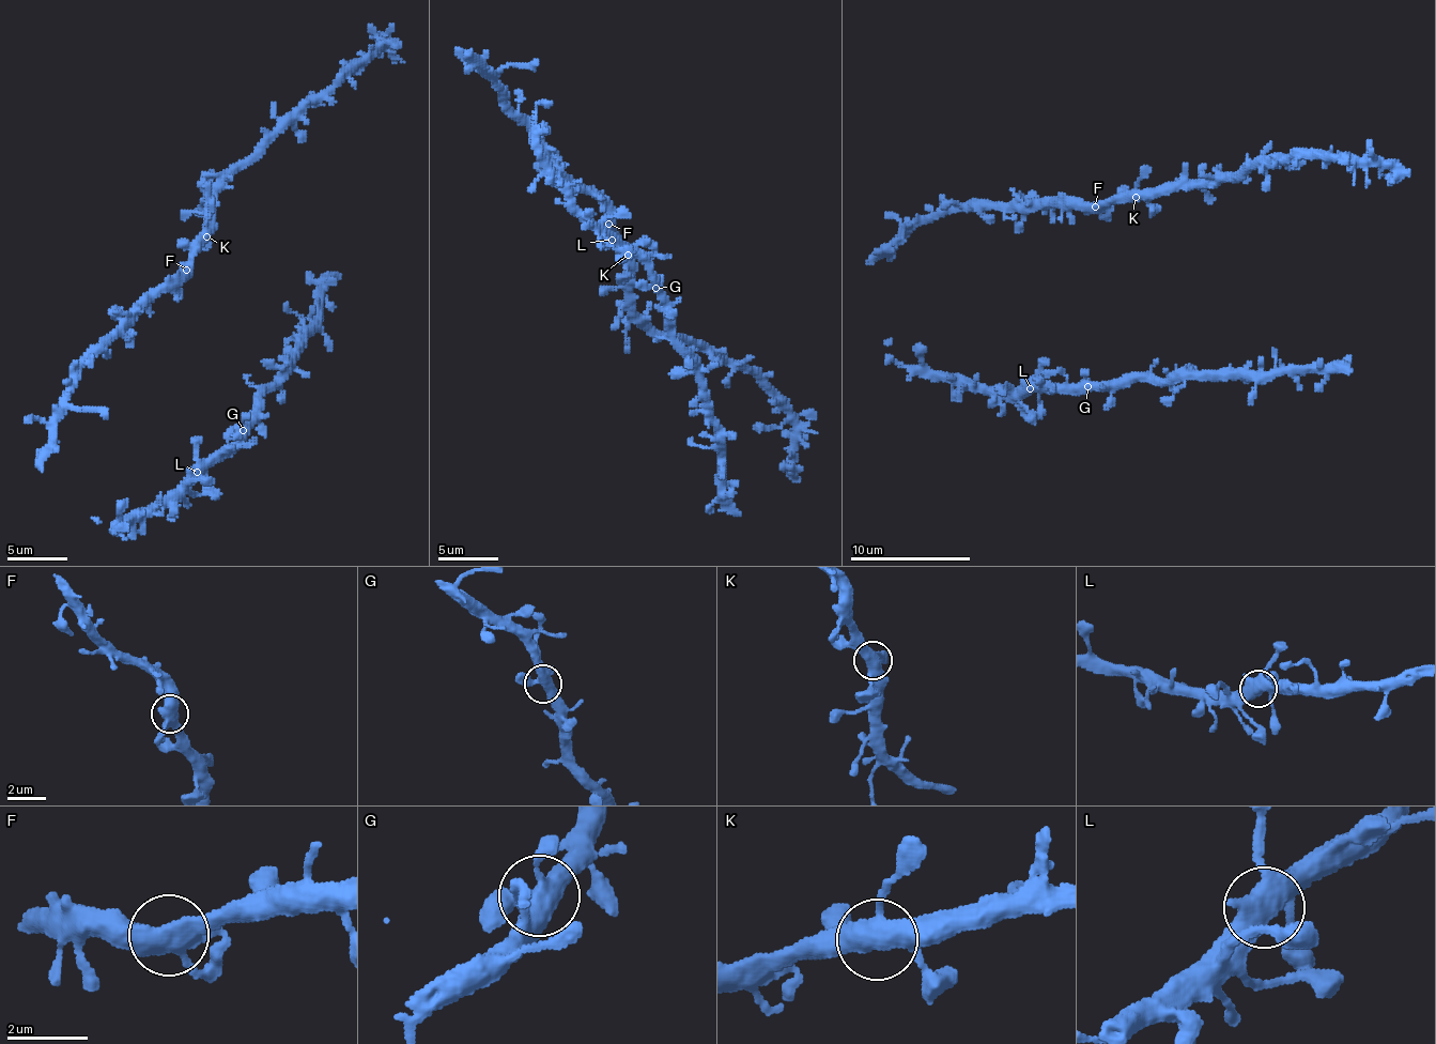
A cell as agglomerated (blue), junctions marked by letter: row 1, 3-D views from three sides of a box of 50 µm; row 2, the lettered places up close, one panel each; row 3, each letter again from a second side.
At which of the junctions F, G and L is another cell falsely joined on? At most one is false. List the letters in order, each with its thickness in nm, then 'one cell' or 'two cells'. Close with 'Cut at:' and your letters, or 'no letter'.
F: 500 nm thick; one cell
G: 480 nm thick; one cell
L: 480 nm thick; one cell
Cut at: no letter

